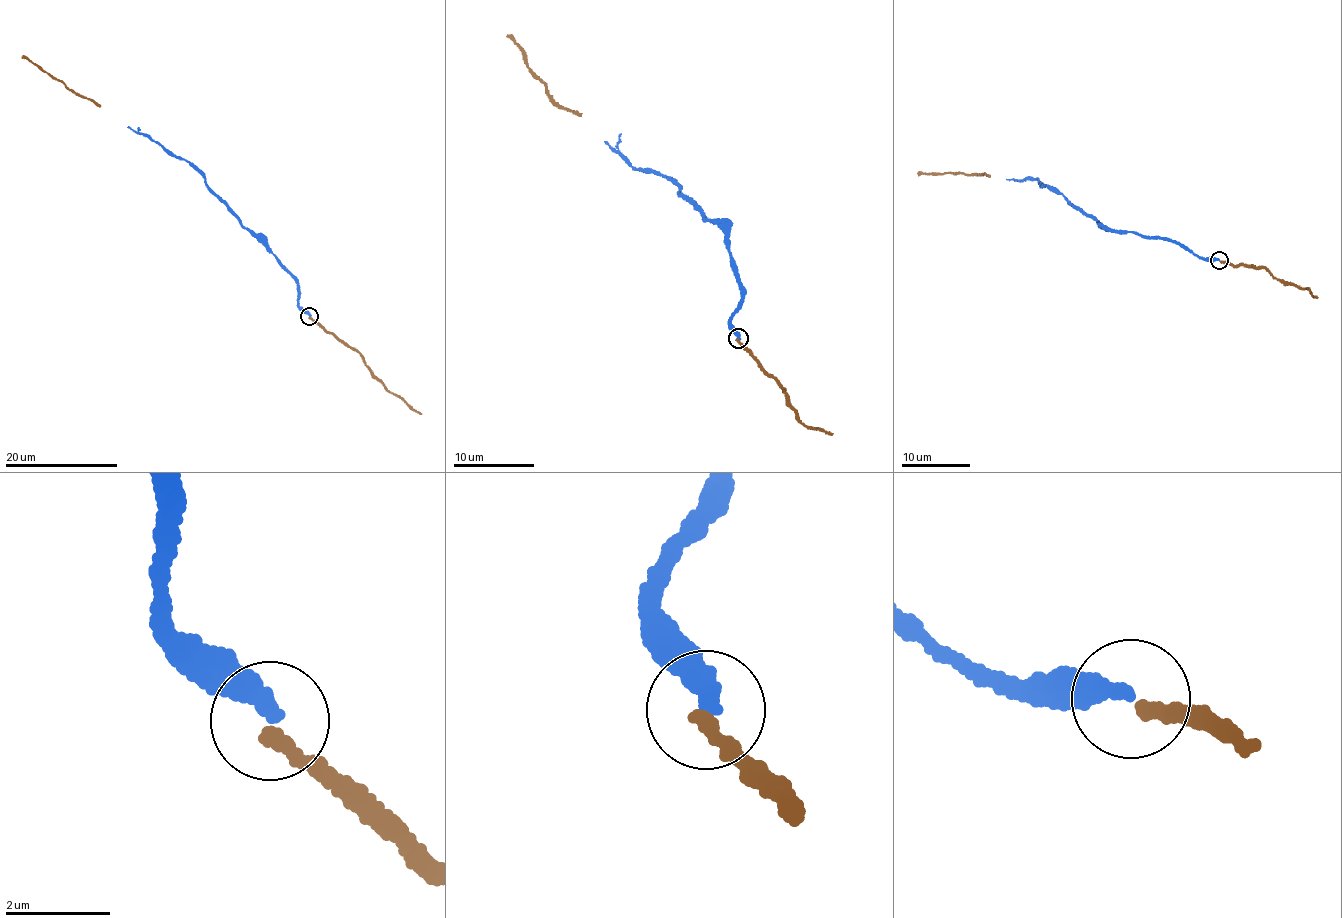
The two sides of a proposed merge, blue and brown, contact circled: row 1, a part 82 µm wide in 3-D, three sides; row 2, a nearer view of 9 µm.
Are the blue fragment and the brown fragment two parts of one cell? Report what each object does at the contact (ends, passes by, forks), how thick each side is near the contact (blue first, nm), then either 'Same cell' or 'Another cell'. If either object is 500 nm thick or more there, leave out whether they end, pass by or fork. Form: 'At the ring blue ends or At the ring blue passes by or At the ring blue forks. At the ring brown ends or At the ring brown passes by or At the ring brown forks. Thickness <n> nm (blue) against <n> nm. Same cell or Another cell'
At the ring blue ends. At the ring brown ends. Thickness 340 nm (blue) against 280 nm. Same cell

